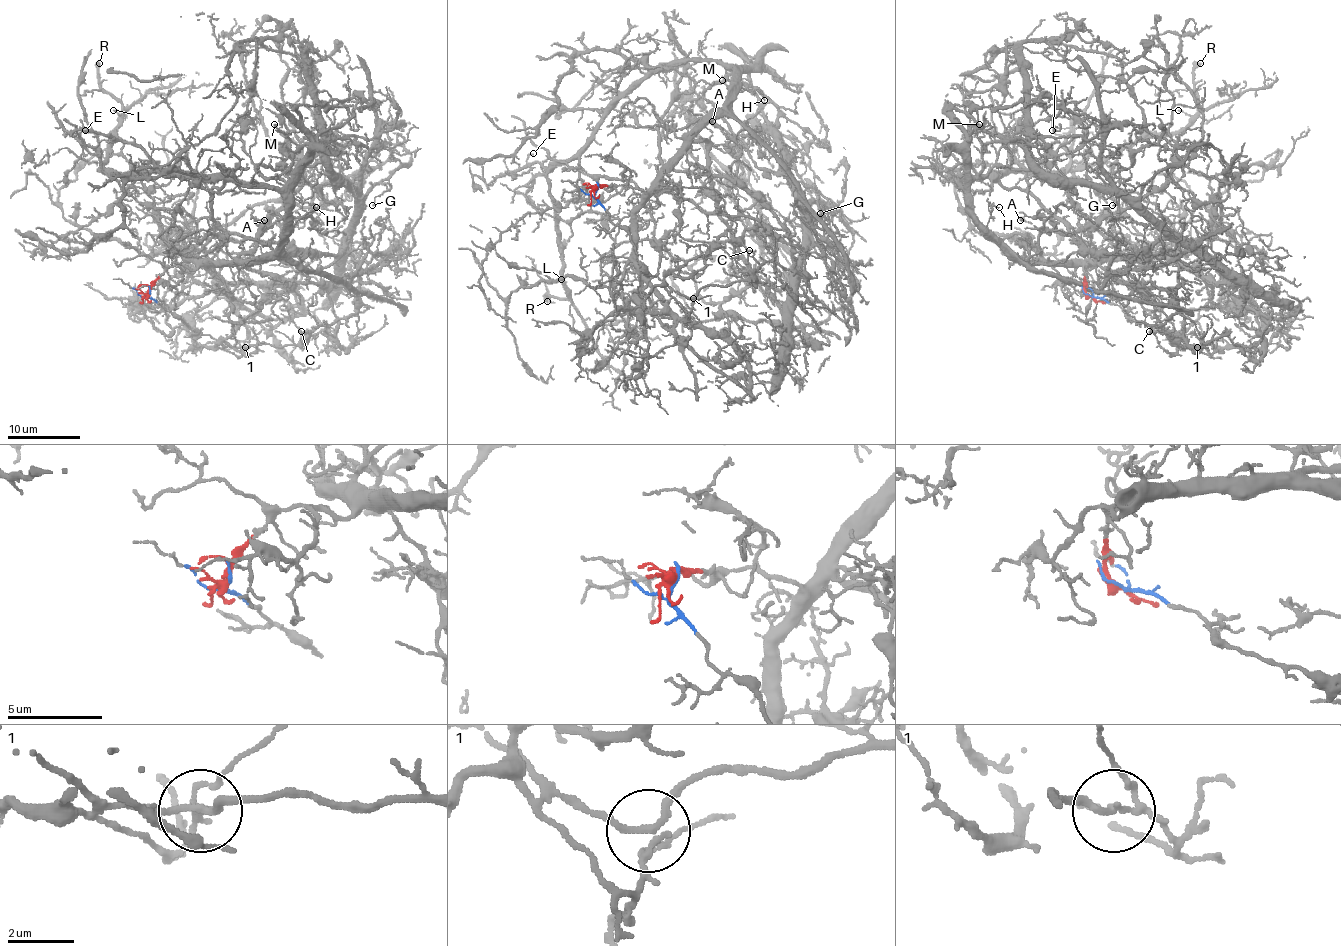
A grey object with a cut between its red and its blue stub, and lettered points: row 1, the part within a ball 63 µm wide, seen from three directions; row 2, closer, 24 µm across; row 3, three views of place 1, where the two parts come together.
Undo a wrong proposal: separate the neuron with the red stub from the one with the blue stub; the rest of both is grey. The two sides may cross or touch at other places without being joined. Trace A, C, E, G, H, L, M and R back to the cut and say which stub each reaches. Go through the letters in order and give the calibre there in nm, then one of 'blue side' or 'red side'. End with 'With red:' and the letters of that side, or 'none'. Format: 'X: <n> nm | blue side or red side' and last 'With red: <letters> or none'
A: 170 nm | red side
C: 160 nm | blue side
E: 130 nm | red side
G: 130 nm | blue side
H: 80 nm | red side
L: 100 nm | red side
M: 140 nm | red side
R: 400 nm | red side
With red: A, E, H, L, M, R

